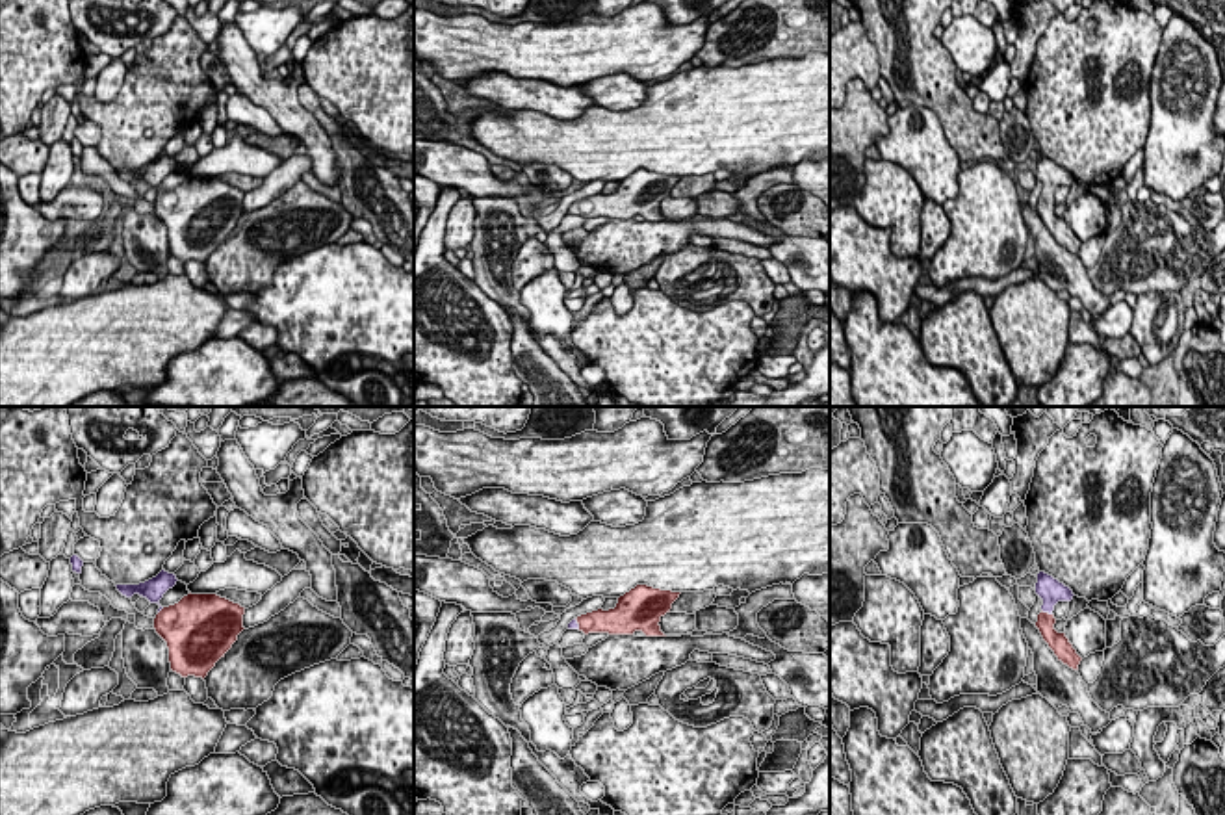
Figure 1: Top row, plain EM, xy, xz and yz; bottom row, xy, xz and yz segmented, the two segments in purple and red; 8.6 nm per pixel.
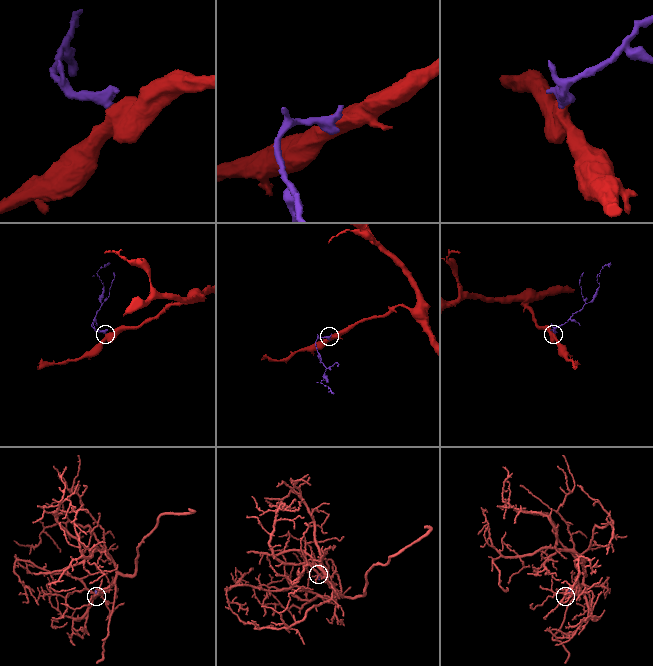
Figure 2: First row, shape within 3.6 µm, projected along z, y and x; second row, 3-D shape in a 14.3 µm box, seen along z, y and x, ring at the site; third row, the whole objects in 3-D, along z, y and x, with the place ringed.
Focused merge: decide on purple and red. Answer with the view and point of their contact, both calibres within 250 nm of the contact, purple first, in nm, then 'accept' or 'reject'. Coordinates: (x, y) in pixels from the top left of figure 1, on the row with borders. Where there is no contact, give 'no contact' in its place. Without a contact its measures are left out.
yz (1047, 611) | 220/160 nm | accept

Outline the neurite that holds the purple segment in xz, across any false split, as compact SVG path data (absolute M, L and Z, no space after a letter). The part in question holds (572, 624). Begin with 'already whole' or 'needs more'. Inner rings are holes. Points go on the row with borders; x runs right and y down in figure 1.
needs more; M637 585L618 598L614 609L592 611L574 618L568 629L609 635L633 635L642 631L646 637L666 637L661 631L661 618L670 613L672 603L681 592L661 590L648 585Z

